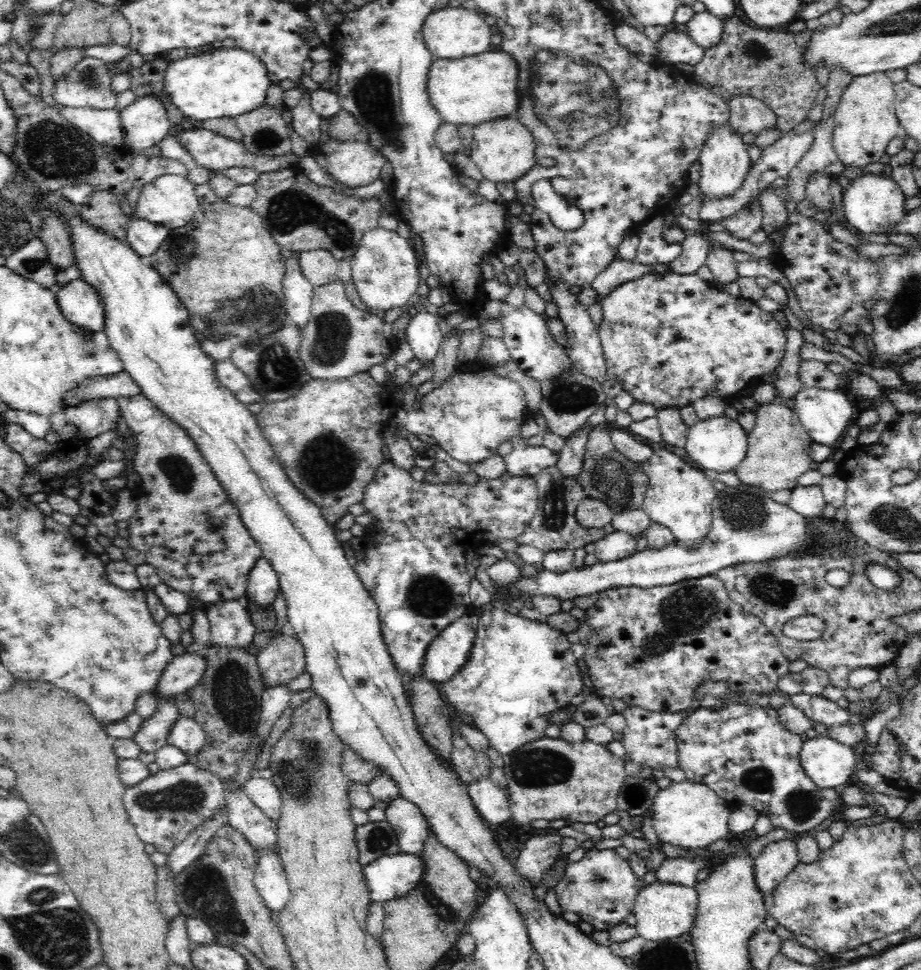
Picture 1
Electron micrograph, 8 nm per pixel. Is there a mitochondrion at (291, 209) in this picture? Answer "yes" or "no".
yes

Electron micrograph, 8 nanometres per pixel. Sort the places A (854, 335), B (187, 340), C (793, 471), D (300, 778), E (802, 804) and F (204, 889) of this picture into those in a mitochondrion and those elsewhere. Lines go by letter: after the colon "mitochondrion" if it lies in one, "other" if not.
A: other
B: other
C: other
D: mitochondrion
E: mitochondrion
F: mitochondrion

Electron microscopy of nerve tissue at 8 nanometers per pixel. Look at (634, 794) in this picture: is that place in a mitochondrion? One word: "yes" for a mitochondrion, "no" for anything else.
yes

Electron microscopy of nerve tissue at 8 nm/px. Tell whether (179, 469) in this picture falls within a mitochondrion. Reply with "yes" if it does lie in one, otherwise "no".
yes

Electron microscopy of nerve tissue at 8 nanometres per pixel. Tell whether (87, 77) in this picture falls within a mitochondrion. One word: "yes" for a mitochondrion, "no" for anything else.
yes

